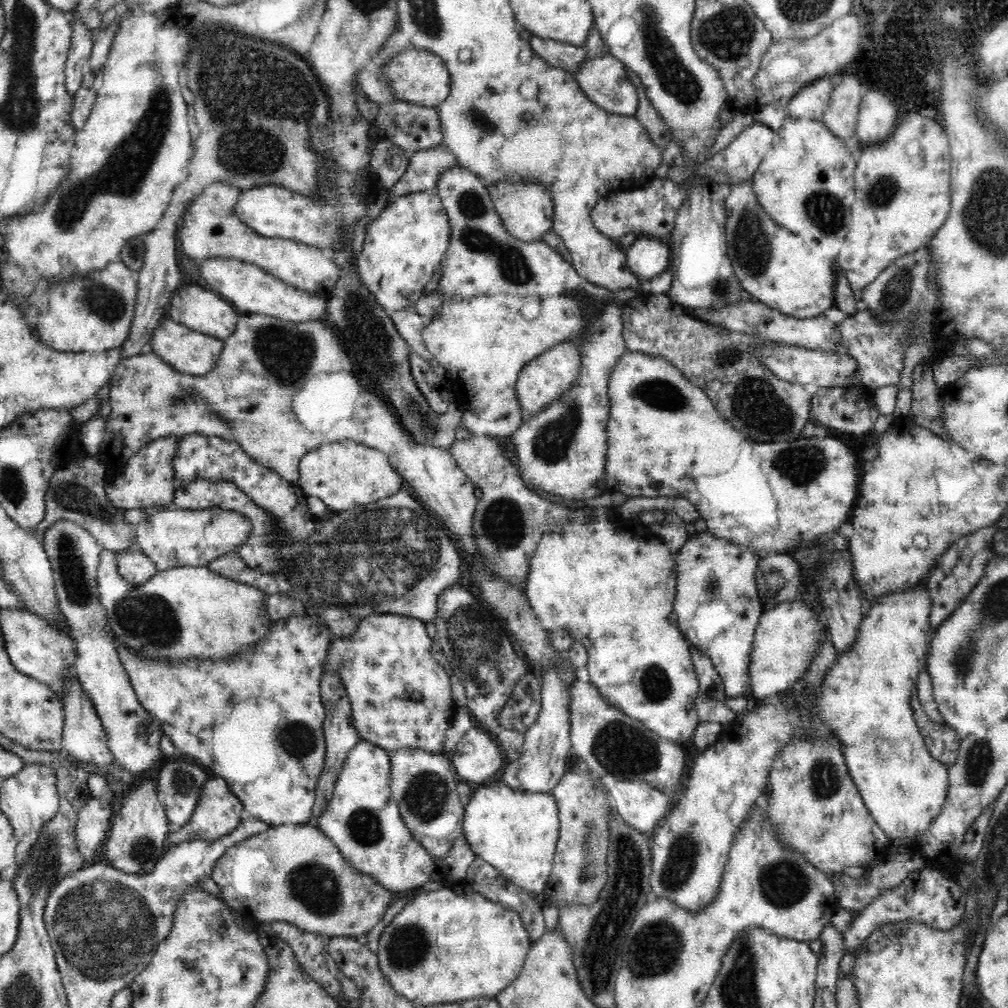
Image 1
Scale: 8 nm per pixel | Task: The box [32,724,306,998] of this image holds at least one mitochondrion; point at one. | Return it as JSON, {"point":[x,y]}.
{"point":[103,930]}

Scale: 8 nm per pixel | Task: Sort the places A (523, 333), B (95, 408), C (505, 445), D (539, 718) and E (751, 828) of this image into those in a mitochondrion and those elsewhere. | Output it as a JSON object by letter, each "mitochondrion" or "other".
{"A":"other","B":"other","C":"other","D":"other","E":"other"}

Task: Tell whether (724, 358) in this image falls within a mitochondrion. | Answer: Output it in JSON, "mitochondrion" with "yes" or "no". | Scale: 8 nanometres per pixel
{"mitochondrion":"yes"}

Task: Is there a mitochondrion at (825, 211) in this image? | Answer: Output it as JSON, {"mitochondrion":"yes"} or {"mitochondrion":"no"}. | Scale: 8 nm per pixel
{"mitochondrion":"yes"}

